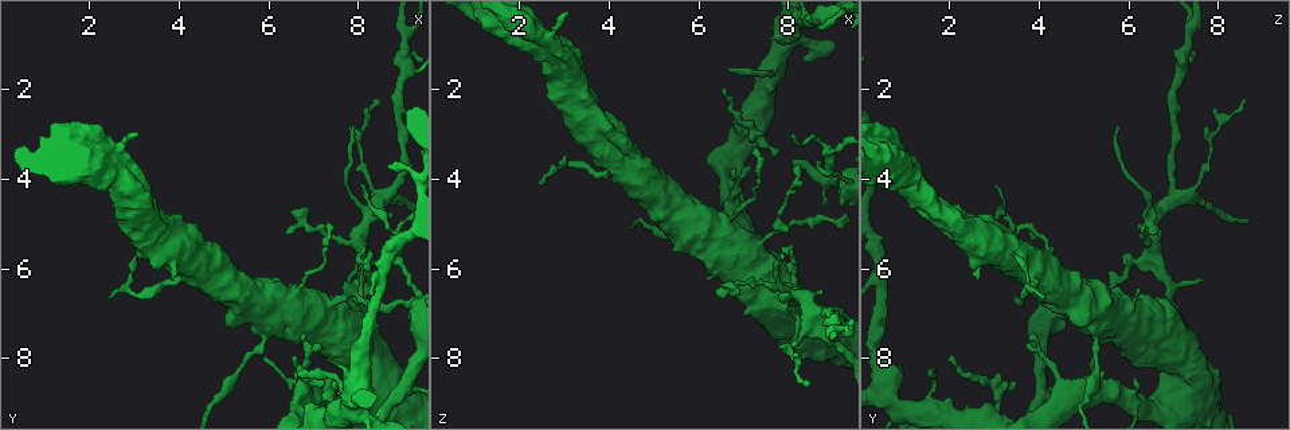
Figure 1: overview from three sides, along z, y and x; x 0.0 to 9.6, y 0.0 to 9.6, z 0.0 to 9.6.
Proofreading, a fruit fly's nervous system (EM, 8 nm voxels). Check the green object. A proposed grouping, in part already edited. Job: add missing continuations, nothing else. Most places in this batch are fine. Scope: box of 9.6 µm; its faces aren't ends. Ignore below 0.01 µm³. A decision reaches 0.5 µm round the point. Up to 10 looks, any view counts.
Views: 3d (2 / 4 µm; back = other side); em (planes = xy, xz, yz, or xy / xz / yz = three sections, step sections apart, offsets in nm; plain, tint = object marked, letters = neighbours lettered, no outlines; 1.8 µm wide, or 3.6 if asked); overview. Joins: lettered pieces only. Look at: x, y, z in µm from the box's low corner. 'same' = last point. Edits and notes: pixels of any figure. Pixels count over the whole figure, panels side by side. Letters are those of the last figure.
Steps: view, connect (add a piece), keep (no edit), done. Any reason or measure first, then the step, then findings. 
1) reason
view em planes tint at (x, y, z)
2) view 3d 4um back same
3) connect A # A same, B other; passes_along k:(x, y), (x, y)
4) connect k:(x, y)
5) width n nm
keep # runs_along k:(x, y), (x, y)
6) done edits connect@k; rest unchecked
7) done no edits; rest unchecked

branch stops here
view 3d 4um at (8.10, 4.15, 3.05)

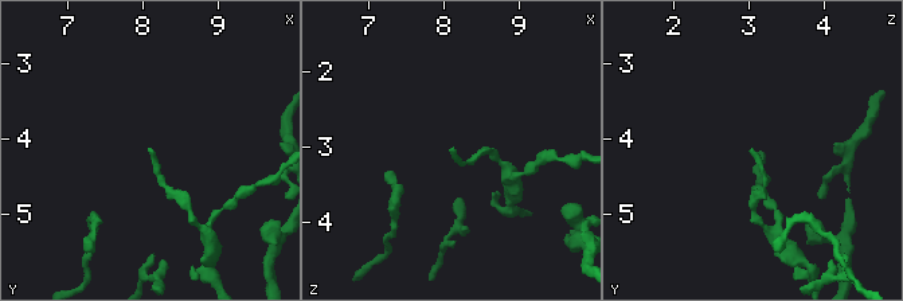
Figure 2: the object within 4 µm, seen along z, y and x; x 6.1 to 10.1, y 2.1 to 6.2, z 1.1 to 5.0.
view em planes letters at (8.10, 4.15, 3.05)

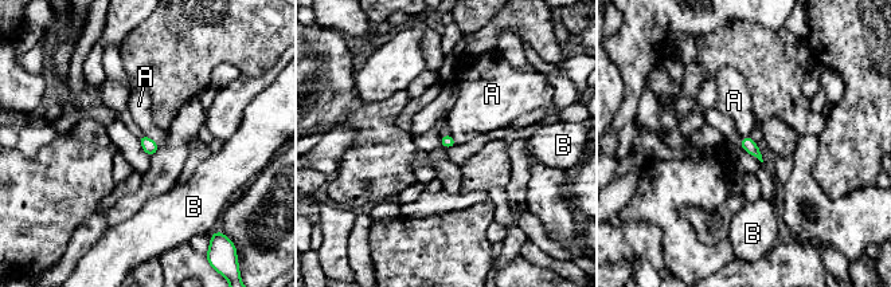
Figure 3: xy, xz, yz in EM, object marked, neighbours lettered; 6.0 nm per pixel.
longest_contact A 120 nm
keep # A other, B other; border 3:(144, 134), (159, 146); no lettered piece goes on from it

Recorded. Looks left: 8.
thick turns thin
view em 3.6um yz step 16 tint at (8.10, 5.50, 6.55)

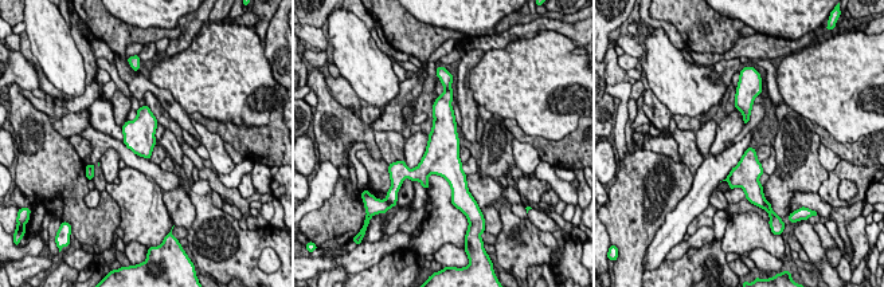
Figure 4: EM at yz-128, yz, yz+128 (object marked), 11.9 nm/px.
view em 3.6um xz step 16 letters same

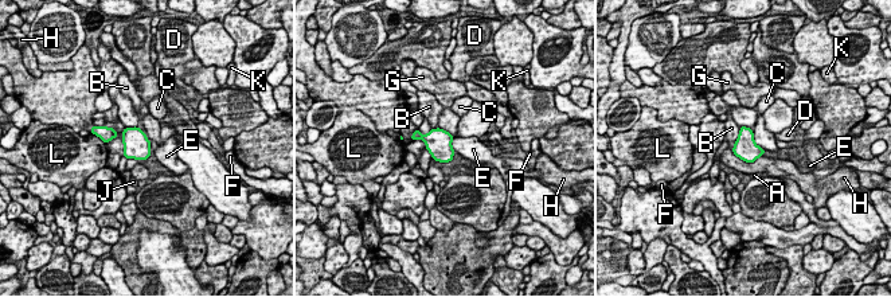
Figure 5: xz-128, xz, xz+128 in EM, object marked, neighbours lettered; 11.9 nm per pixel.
width 280 nm
keep # A other, B other, C other, D other, E other, F other, G other, H other, J other, K other, L other; border 5:(751, 129), (754, 141), (765, 149); none of them fits

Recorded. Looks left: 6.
thick end
view 3d 4um back at (9.10, 7.05, 4.60)

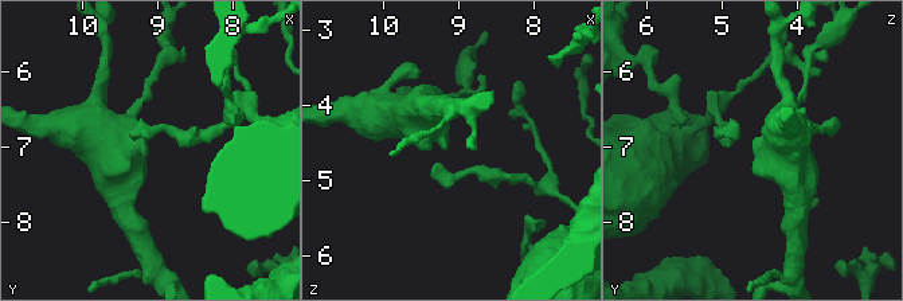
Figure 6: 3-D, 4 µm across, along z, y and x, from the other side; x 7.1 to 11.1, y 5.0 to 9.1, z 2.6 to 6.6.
shape alone is not enough
view em planes plain at (9.15, 7.05, 4.55)

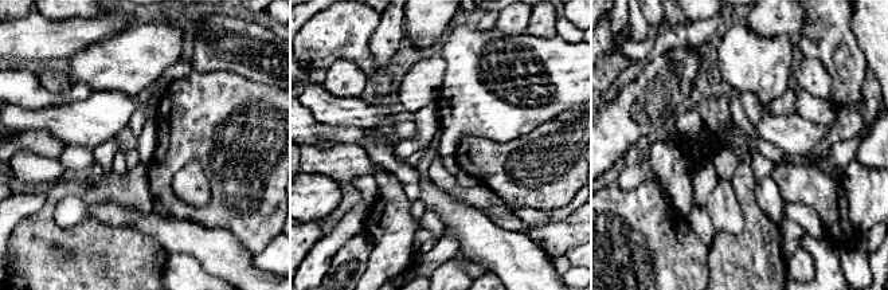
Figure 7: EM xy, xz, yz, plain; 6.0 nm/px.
what lies round it
view em planes letters same

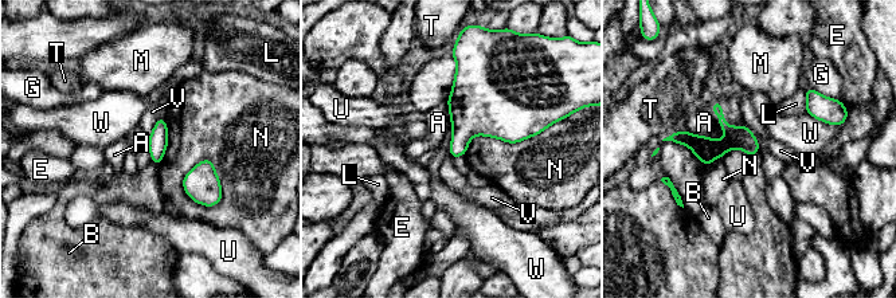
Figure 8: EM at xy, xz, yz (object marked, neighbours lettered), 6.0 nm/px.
longest_contact N 300 nm
keep # A other, B other, E other, G other, L other, M other, N other, T other, U other, V other, W other; none of them fits

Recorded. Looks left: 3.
abrupt turn
view em 3.6um planes letters at (7.35, 9.05, 3.05)

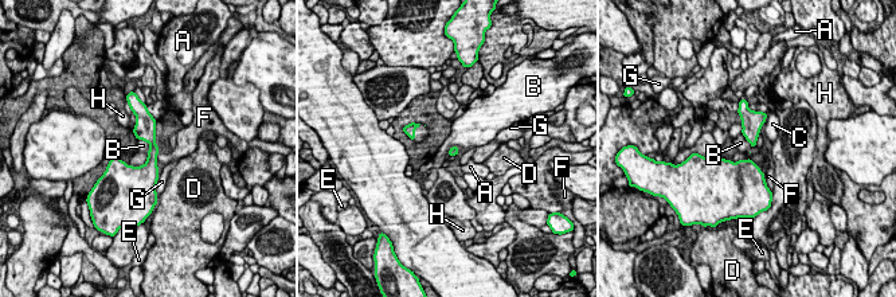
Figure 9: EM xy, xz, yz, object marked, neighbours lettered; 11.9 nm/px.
longest_contact F 220 nm
keep # A other, B other, C other, D other, E other, F other, G other, H other; border 9:(137, 139), (143, 139), (149, 149); none of them fits

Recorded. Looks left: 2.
done no edits; rest unchecked

